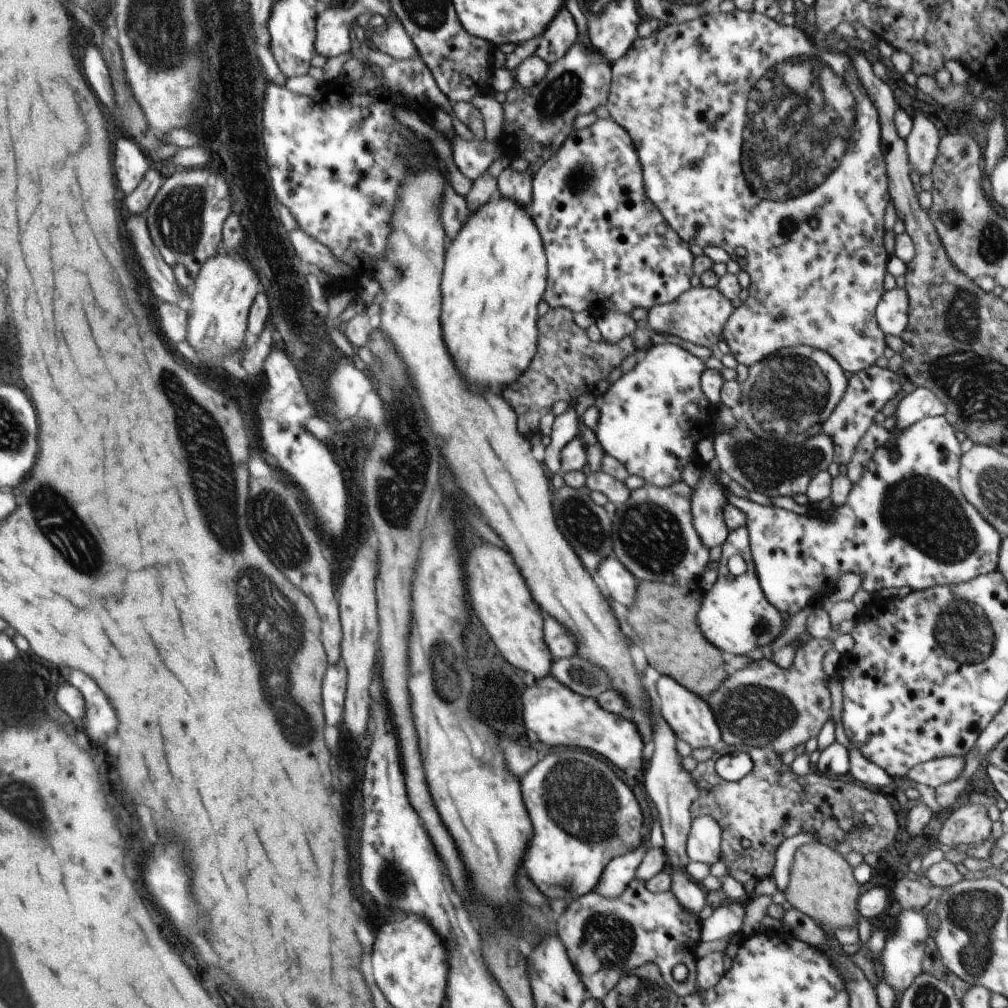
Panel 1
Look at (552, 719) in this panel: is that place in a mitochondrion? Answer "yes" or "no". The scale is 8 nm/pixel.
no

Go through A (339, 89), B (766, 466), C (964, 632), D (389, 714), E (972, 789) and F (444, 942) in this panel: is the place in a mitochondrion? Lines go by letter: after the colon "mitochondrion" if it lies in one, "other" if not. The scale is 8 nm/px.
A: other
B: mitochondrion
C: mitochondrion
D: other
E: other
F: other

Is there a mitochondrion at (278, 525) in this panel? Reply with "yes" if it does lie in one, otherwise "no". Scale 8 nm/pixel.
yes

